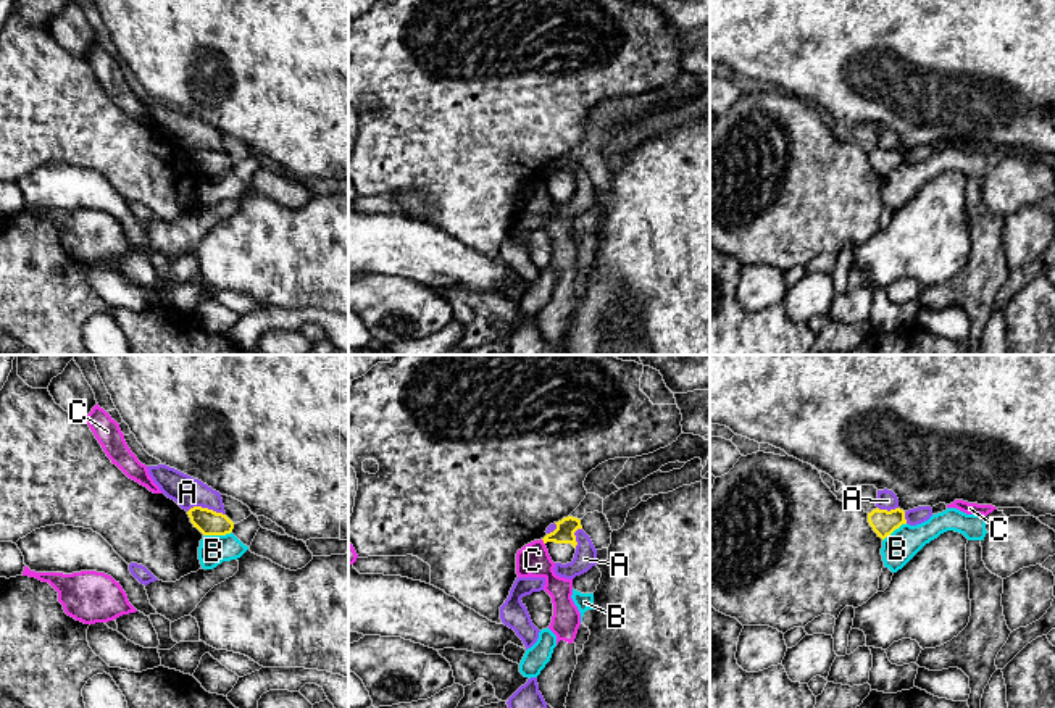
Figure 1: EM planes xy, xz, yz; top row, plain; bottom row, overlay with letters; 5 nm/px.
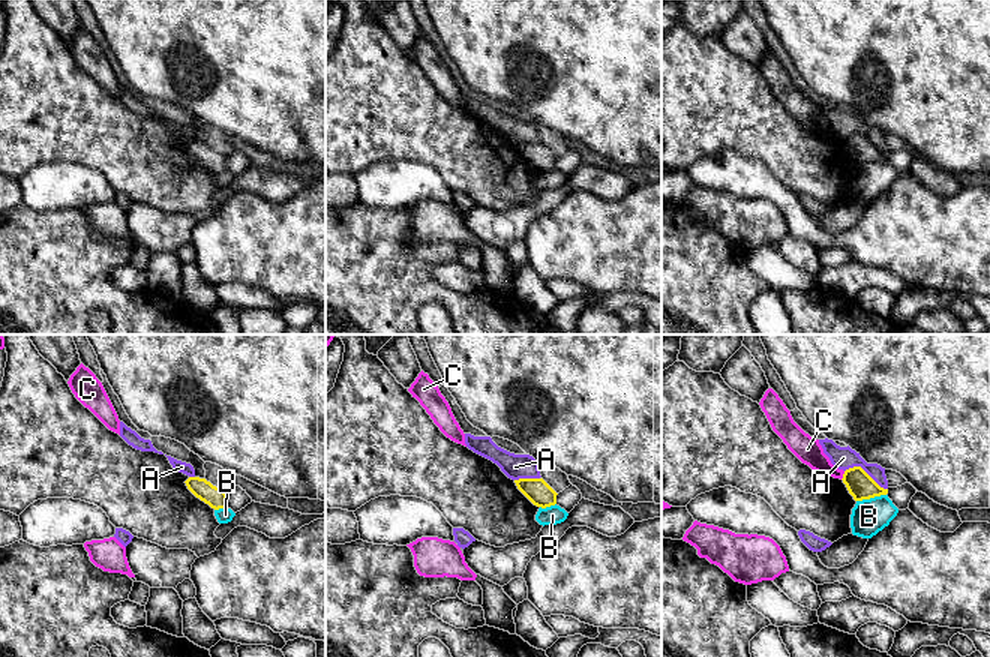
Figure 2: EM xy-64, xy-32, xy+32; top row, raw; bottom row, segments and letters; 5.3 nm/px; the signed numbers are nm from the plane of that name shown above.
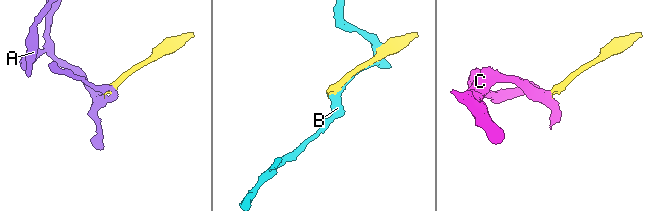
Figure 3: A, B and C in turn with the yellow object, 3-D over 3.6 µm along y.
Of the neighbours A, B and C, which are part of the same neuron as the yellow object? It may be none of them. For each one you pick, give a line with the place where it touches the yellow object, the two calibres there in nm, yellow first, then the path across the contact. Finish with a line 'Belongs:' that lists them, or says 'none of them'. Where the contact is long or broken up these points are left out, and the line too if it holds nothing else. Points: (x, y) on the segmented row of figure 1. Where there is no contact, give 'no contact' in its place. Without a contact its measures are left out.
Belongs: none of them

